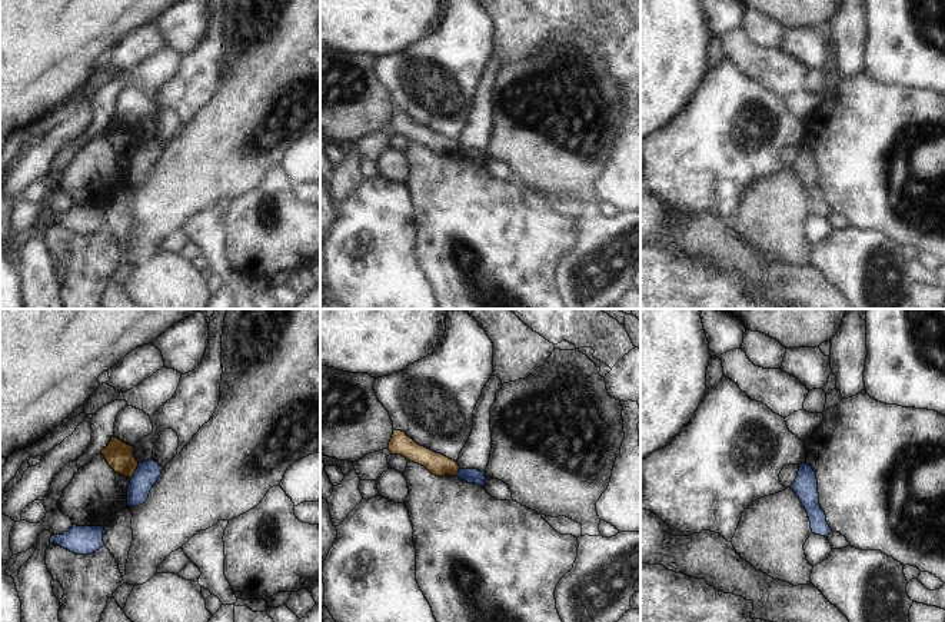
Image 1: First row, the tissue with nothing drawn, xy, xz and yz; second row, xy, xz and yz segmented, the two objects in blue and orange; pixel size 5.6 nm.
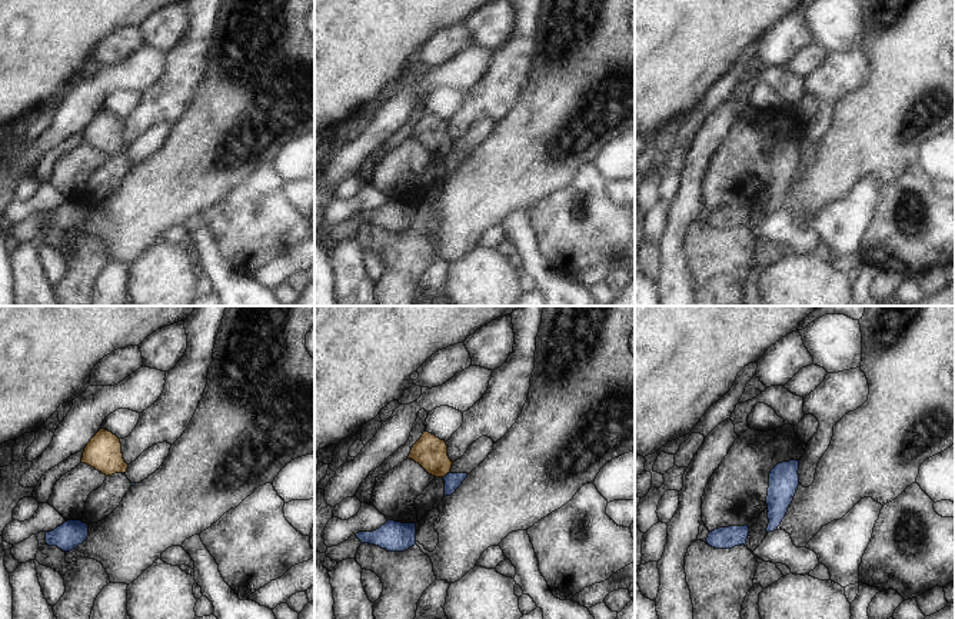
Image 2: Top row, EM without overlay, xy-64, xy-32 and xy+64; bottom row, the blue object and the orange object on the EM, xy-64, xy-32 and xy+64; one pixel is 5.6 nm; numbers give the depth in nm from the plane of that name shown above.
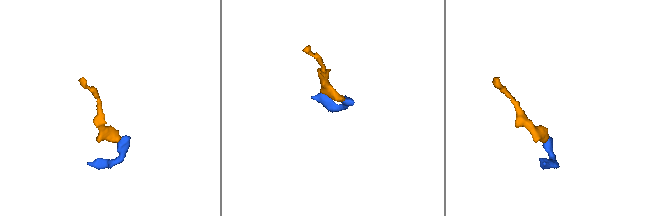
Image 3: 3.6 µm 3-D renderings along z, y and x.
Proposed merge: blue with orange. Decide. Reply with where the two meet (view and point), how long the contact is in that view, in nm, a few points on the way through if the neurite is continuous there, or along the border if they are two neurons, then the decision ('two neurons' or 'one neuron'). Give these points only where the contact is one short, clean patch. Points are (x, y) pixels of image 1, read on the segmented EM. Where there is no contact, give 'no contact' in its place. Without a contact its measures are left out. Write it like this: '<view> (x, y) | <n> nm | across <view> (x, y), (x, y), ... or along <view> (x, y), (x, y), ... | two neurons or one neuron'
xy (136, 471) | 100 nm | along xy (139, 463), (130, 478) | two neurons

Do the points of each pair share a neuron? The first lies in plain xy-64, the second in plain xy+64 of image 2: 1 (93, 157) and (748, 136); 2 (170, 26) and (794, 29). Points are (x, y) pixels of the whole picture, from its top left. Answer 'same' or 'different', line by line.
1: same
2: different

